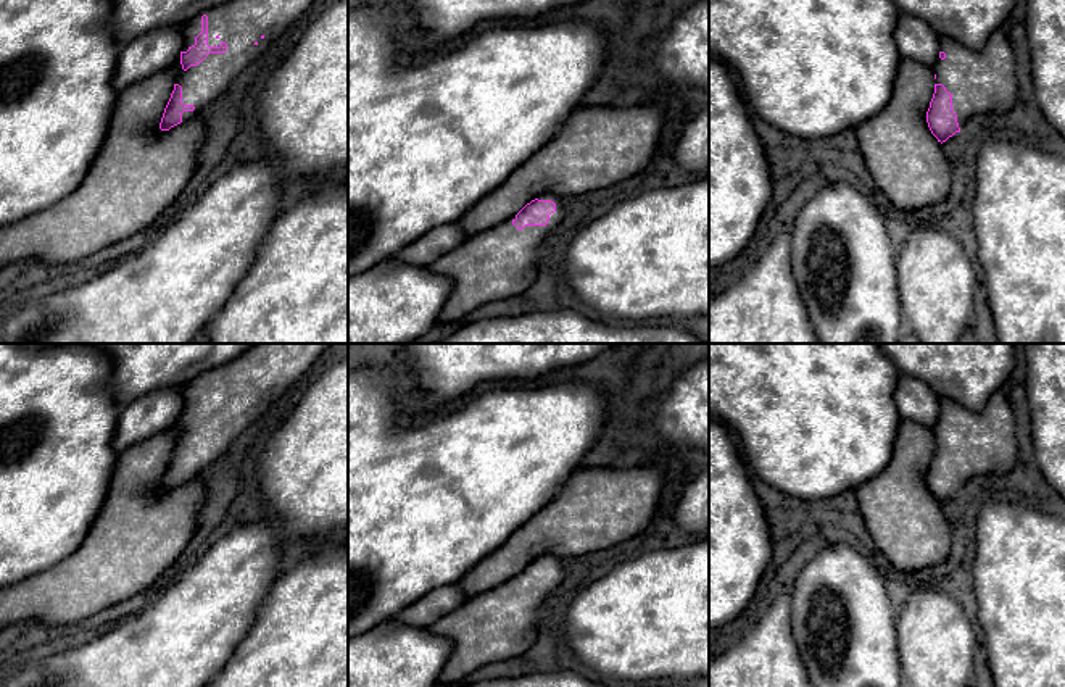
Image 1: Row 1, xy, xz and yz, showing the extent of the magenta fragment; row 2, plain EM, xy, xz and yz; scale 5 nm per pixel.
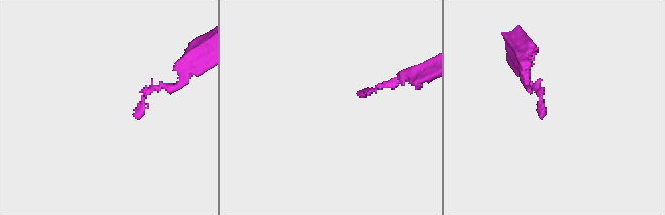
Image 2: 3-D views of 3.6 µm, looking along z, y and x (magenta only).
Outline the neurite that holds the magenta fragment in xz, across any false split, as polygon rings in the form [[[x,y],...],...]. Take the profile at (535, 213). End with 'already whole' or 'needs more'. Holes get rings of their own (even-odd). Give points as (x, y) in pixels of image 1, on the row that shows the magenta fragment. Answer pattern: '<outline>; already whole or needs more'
[[[541,194],[527,203],[517,214],[512,214],[498,226],[474,234],[450,253],[429,264],[435,274],[448,277],[453,290],[448,295],[437,324],[459,321],[467,313],[495,303],[514,298],[527,290],[537,279],[538,255],[546,237],[561,226],[567,214],[567,198],[554,194]]]; needs more

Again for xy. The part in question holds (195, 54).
[[[229,0],[203,10],[182,27],[176,84],[160,129],[187,123],[292,27],[314,0]]]; needs more

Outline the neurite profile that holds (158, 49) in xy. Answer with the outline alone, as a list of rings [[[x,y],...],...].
[[[158,27],[124,45],[113,68],[113,90],[119,94],[129,85],[171,68],[182,52],[182,27]]]

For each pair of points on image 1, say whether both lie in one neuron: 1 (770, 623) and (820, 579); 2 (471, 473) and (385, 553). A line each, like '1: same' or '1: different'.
1: different
2: same

